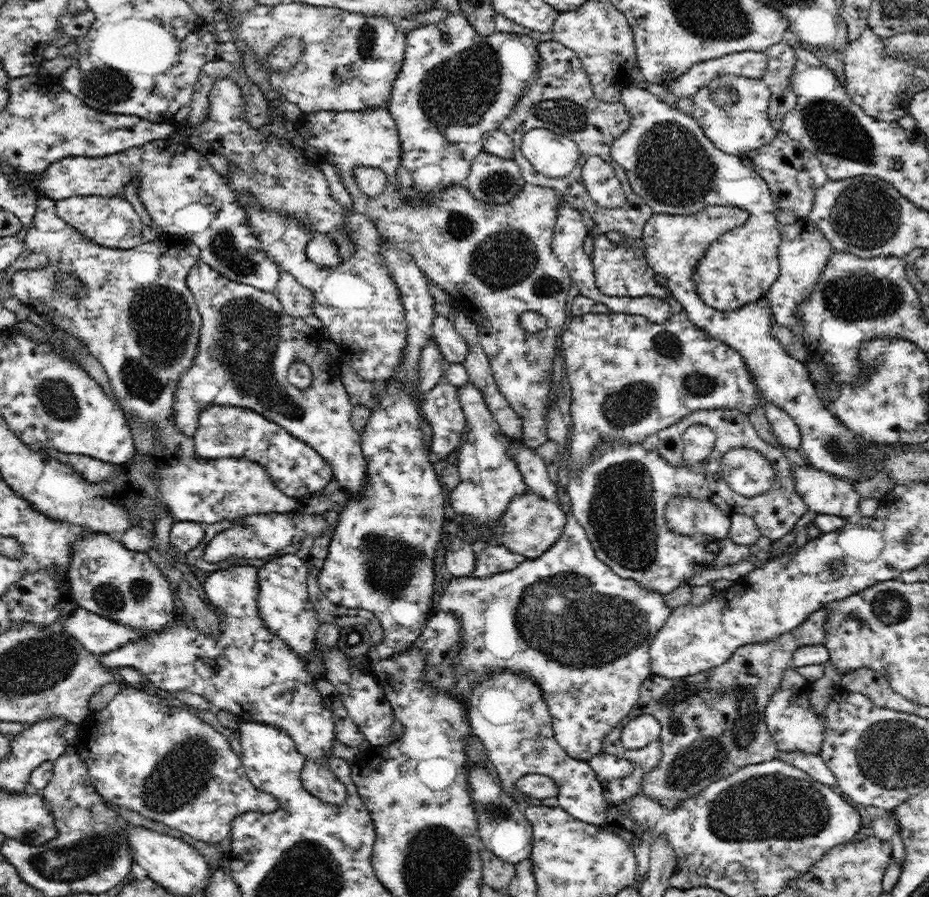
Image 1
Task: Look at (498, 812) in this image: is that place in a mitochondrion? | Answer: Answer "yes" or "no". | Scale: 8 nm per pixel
yes

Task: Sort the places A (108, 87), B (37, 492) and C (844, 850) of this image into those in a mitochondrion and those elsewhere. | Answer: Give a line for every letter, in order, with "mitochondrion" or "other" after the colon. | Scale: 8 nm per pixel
A: mitochondrion
B: other
C: other

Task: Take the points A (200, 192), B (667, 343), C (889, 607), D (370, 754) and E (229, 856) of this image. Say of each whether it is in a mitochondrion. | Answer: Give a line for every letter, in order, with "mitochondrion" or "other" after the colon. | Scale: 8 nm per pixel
A: other
B: mitochondrion
C: mitochondrion
D: other
E: other

